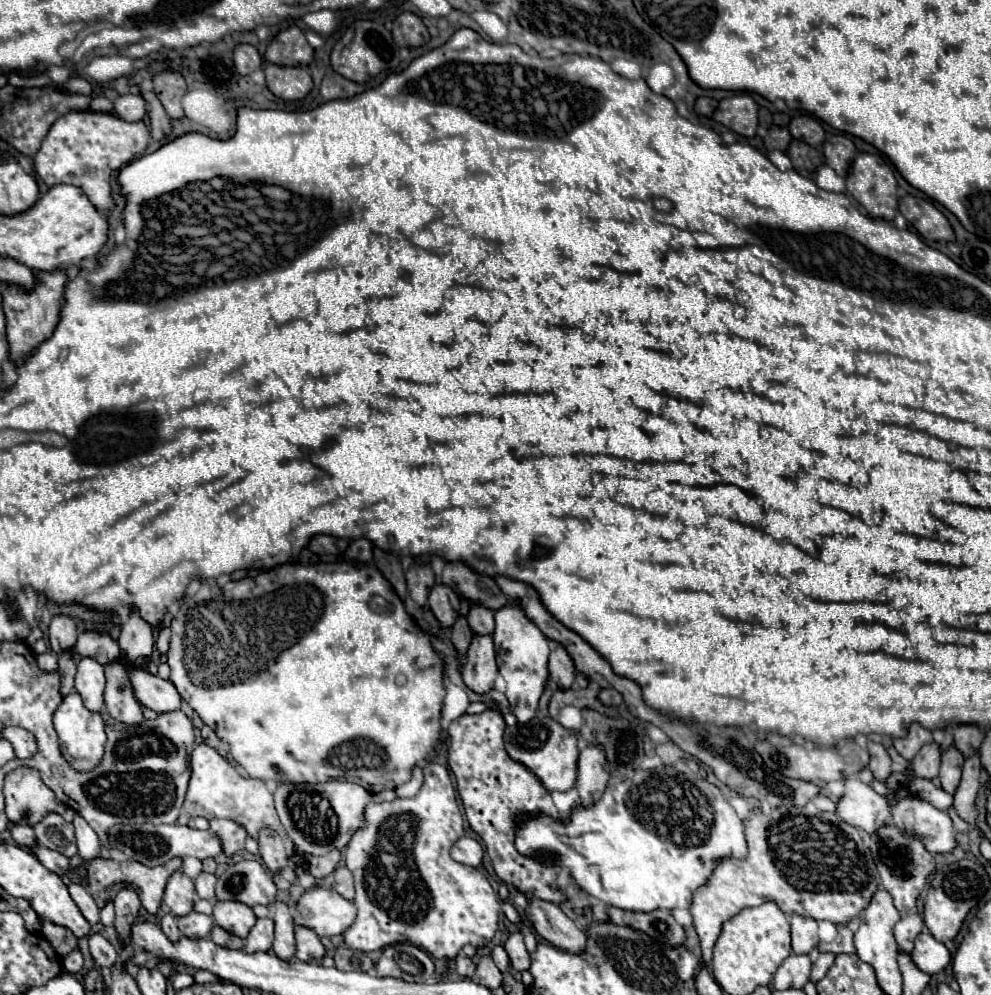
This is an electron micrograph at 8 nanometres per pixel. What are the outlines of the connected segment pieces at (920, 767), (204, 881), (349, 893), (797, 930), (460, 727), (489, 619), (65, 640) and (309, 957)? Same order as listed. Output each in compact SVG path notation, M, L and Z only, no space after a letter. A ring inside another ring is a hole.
M931 741L921 747L921 751L915 755L911 761L911 767L917 777L925 779L935 779L939 775L939 763L941 763L941 749L939 743Z
M201 873L201 875L195 879L197 895L199 895L201 899L213 901L213 899L215 899L215 883L217 883L217 877L215 877L213 873Z
M337 867L335 869L335 883L333 889L343 895L345 899L355 897L355 887L353 887L353 873L347 867Z
M803 915L791 917L791 945L795 953L809 953L813 947L817 947L819 935L817 935L817 921Z
M489 709L485 713L477 715L461 715L455 721L451 721L447 729L451 737L449 747L449 767L457 777L457 789L465 807L467 821L471 829L483 839L485 849L493 861L495 873L505 883L515 885L521 889L527 897L539 897L551 903L561 903L563 893L557 889L553 865L545 861L533 861L529 857L523 857L513 841L515 841L515 823L525 813L547 813L555 819L559 819L559 811L549 795L549 791L543 787L543 783L537 779L537 775L525 767L523 763L509 757L503 743L505 733L505 719L499 711Z
M473 603L471 605L471 611L469 611L469 623L471 623L471 629L473 633L479 633L479 635L487 635L493 631L495 627L495 621L493 621L493 611L481 603Z
M55 615L49 625L49 643L55 653L61 653L67 647L73 647L77 641L77 625L69 615Z
M297 927L295 929L295 939L297 939L297 953L295 953L295 957L299 961L309 963L309 961L317 961L317 959L325 957L327 949L325 949L321 937L313 929Z

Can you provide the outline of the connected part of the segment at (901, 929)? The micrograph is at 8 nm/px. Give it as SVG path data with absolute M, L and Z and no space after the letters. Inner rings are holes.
M909 913L903 919L899 919L895 925L895 939L897 939L899 949L911 953L913 939L915 935L919 935L921 929L923 929L923 919L919 913Z

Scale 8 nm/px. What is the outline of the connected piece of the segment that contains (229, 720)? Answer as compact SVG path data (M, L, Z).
M283 563L267 571L259 571L255 577L239 581L227 581L219 593L211 591L207 581L201 581L201 589L189 597L185 595L179 603L179 613L171 621L171 643L169 643L169 667L171 681L181 697L197 711L197 715L215 729L215 733L231 745L233 759L247 771L247 775L263 781L289 781L289 783L323 783L327 779L347 779L359 783L369 793L383 789L395 789L411 779L413 767L423 761L437 745L441 737L441 709L445 697L445 661L435 651L431 635L407 613L405 603L395 593L393 585L381 575L373 563Z

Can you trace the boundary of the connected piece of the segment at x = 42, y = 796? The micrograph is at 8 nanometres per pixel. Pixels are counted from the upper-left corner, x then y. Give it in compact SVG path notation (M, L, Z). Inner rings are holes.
M19 767L11 771L4 781L5 811L11 823L35 825L47 811L63 813L65 805L55 799L55 793L39 779L39 773L31 767Z

